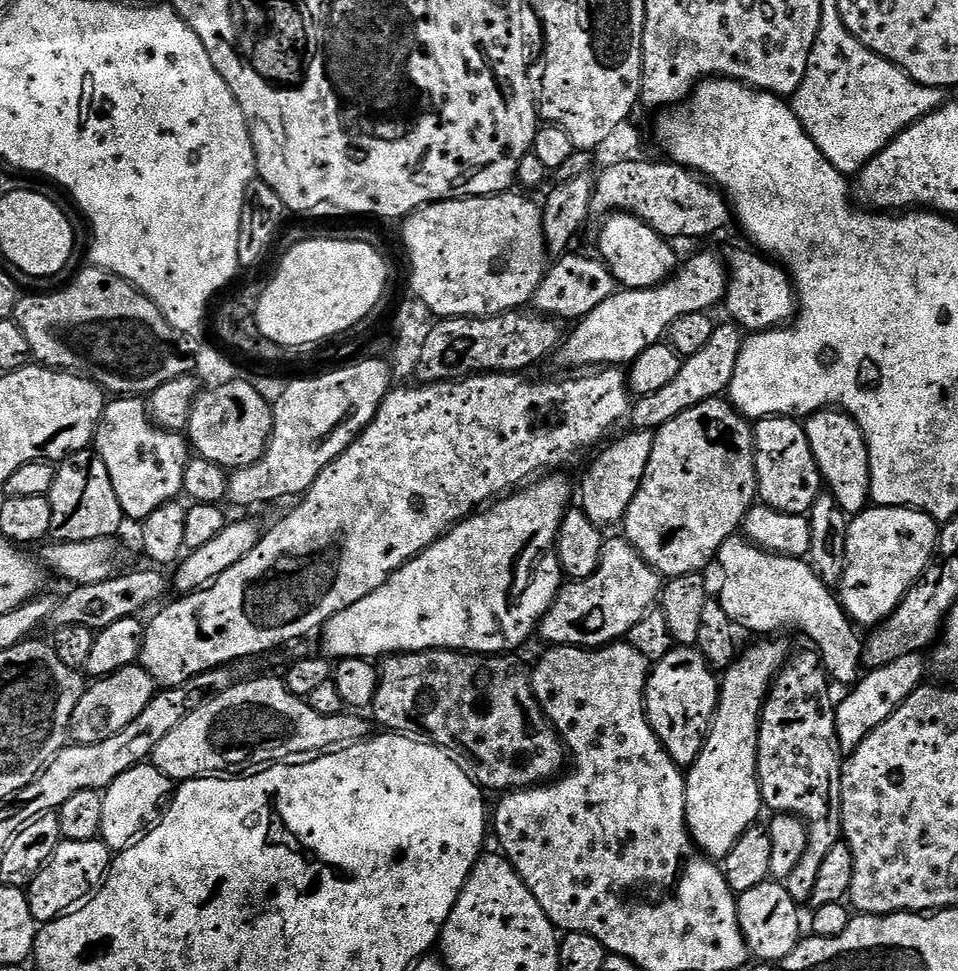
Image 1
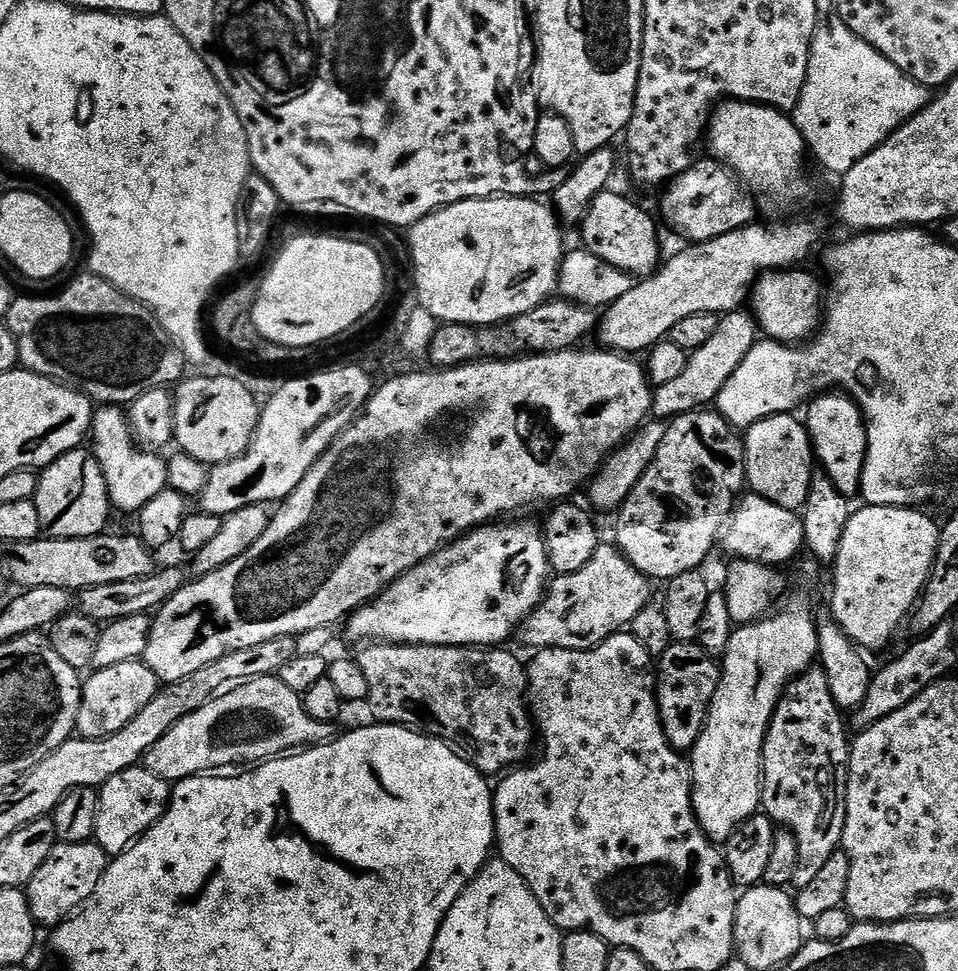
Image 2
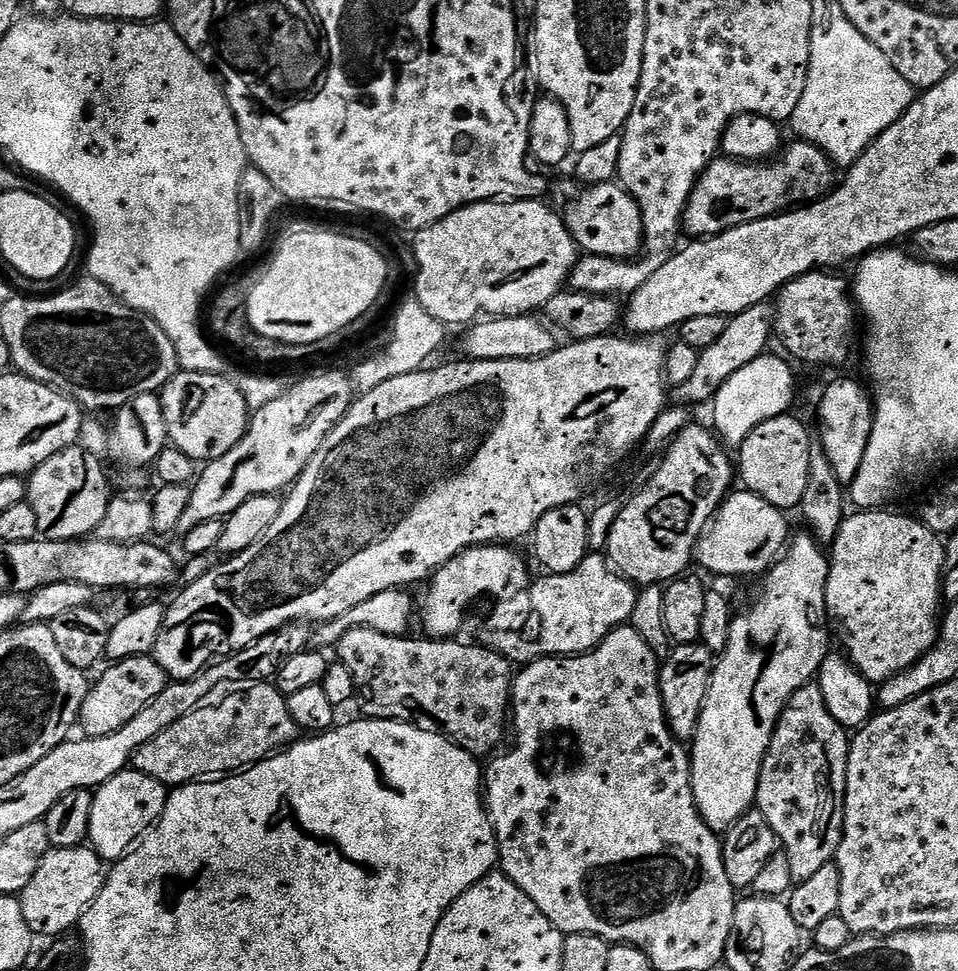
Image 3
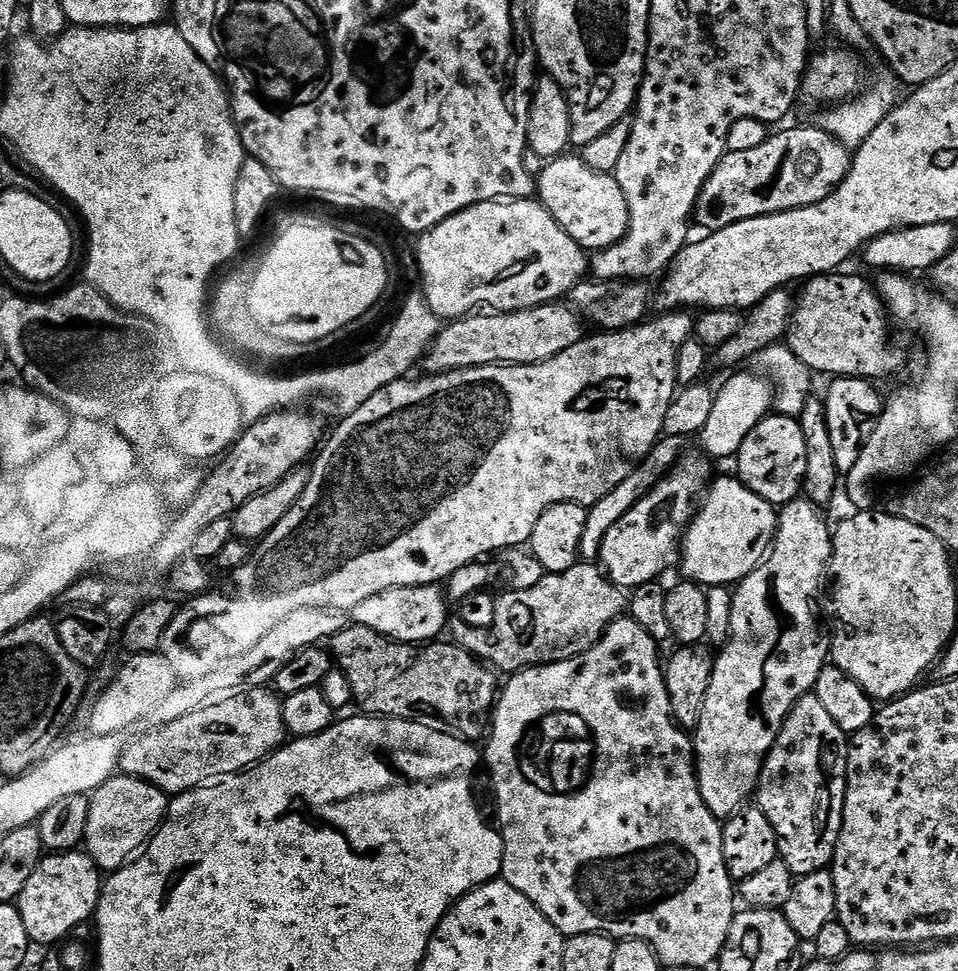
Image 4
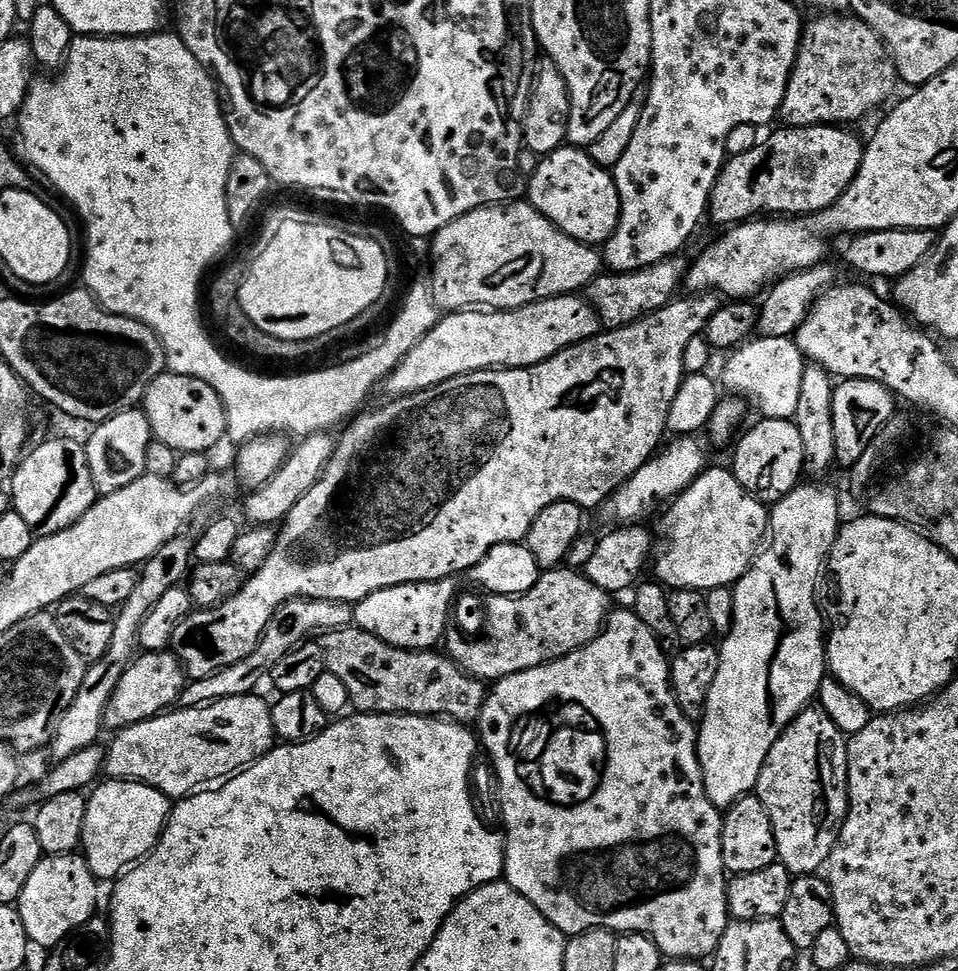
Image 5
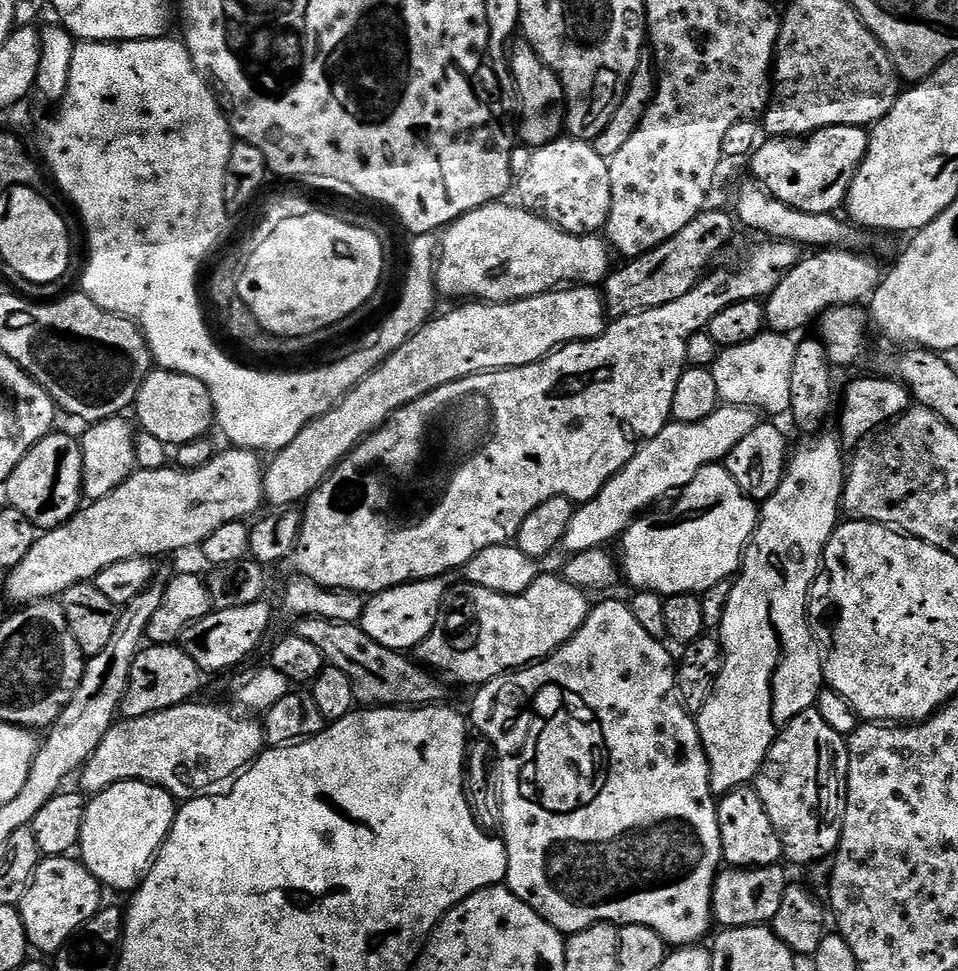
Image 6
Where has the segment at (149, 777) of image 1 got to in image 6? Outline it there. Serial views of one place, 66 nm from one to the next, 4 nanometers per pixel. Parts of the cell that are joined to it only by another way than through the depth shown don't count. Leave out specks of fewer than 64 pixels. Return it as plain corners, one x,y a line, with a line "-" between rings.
141,780
118,782
87,801
78,856
105,889
131,893
143,880
176,817
177,801
157,784

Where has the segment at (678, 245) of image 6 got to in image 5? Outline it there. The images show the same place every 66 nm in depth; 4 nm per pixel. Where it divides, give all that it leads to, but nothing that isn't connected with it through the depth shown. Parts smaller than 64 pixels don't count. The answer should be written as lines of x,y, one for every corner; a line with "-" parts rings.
677,254
637,272
605,271
595,276
588,283
586,299
599,316
601,329
611,330
630,326
677,299
679,292
676,291
682,288
688,275
689,261
683,260
684,258
683,255

